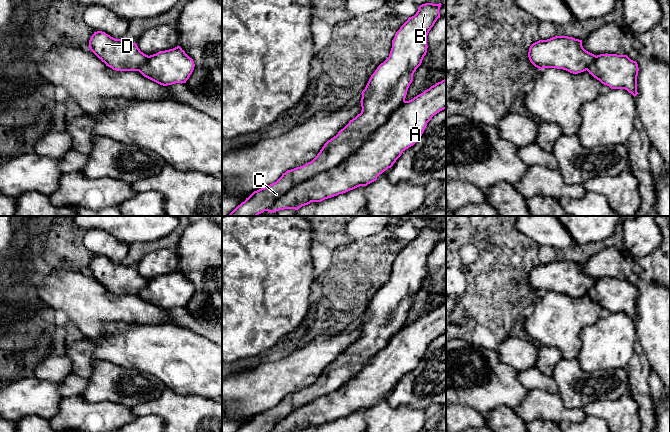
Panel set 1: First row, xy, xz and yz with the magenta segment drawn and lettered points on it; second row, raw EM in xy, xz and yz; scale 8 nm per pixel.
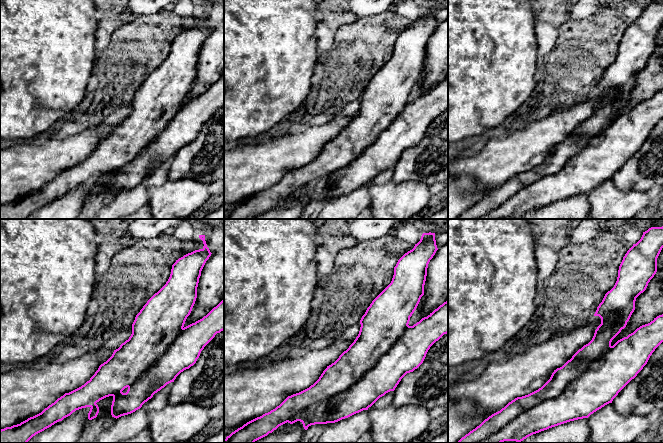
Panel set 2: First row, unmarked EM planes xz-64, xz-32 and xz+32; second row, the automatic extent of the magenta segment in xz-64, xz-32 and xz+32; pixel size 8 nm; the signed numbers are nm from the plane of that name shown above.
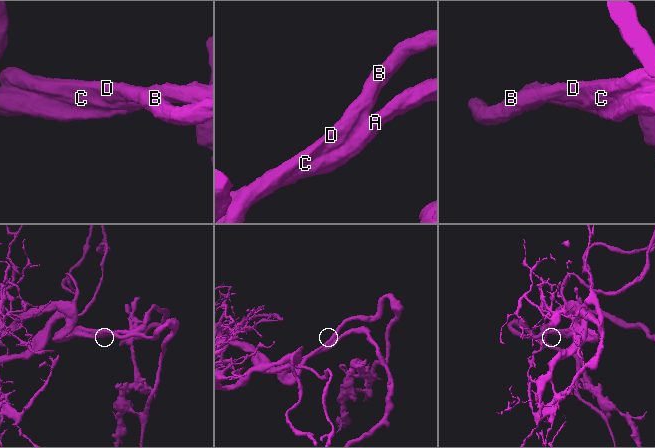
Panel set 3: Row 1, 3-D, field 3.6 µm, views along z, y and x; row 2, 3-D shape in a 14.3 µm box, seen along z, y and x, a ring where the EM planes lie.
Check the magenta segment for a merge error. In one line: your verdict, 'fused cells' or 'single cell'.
fused cells

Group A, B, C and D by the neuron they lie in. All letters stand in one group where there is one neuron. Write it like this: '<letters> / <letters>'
A / B C D

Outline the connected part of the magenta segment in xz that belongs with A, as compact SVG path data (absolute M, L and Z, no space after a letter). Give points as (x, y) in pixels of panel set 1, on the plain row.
M446 303L413 323L405 325L353 378L332 393L295 410L270 432L300 432L311 426L321 426L376 405L380 398L393 390L406 373L419 364L432 341L444 333L446 333Z

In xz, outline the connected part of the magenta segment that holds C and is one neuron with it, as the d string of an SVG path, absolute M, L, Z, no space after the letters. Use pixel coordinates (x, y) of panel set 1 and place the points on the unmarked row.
M425 227L420 229L417 237L409 241L396 256L392 264L389 281L377 291L361 317L362 322L360 326L362 334L360 338L350 344L336 360L328 364L311 386L287 394L276 406L254 415L236 432L270 432L295 410L339 389L364 368L379 351L384 349L392 337L405 326L408 312L413 305L413 298L421 289L427 277L427 259L437 243L440 242L439 234L441 229L441 227Z

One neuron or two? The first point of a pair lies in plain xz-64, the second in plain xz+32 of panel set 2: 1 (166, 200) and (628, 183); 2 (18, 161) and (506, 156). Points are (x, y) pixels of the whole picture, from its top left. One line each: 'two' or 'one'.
1: two
2: one

